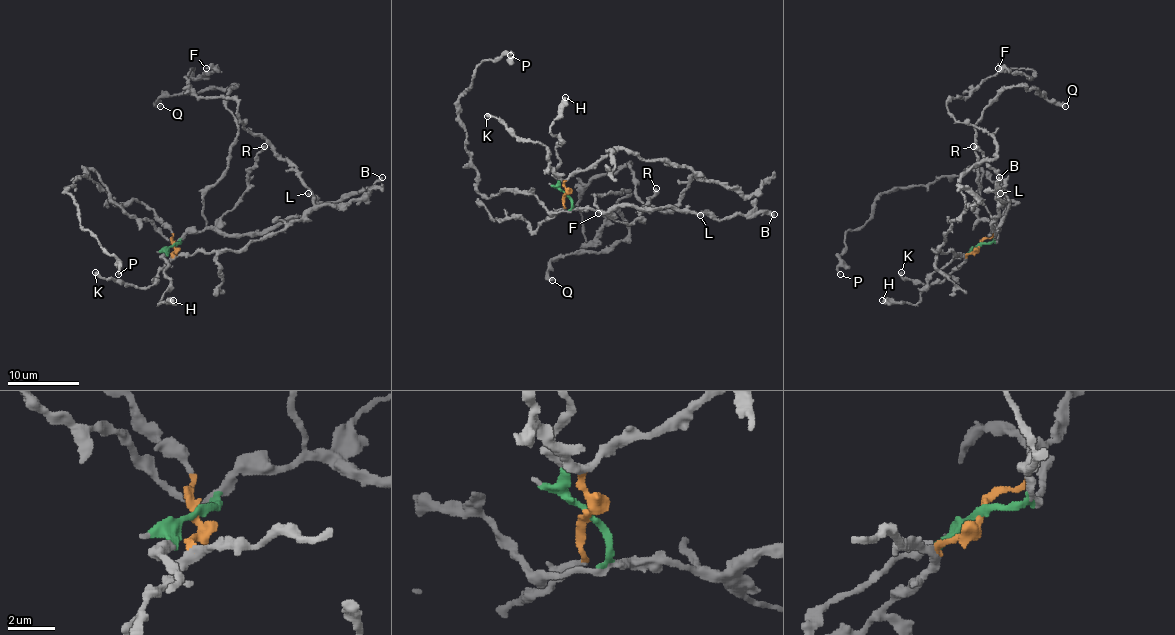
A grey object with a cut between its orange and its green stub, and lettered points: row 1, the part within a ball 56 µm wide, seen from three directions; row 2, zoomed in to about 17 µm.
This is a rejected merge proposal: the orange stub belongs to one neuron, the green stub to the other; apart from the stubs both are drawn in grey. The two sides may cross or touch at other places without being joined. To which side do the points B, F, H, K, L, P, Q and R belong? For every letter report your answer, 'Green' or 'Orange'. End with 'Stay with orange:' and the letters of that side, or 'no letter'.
B: Green
F: Orange
H: Green
K: Orange
L: Green
P: Green
Q: Green
R: Green
Stay with orange: F, K

